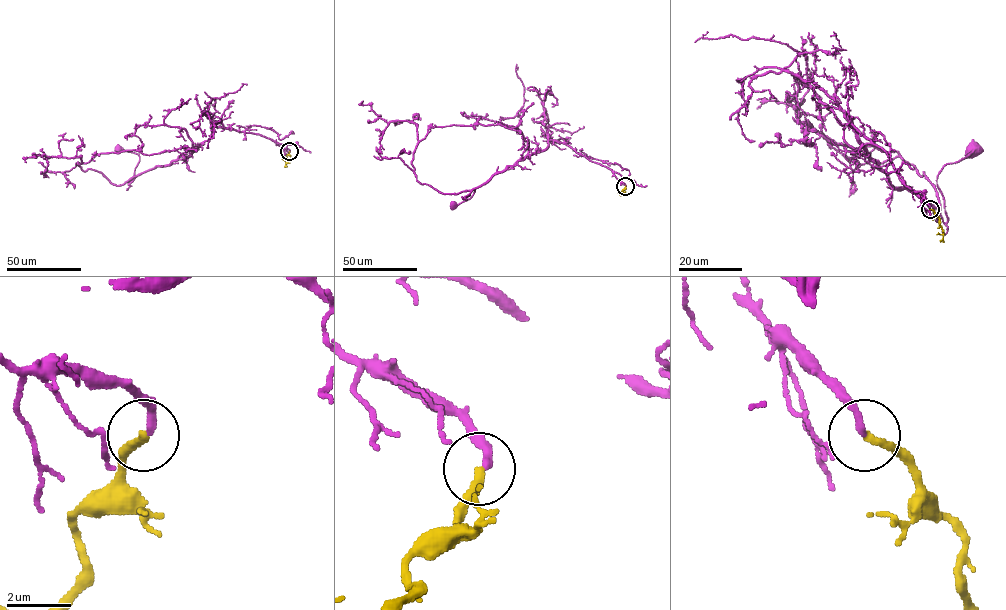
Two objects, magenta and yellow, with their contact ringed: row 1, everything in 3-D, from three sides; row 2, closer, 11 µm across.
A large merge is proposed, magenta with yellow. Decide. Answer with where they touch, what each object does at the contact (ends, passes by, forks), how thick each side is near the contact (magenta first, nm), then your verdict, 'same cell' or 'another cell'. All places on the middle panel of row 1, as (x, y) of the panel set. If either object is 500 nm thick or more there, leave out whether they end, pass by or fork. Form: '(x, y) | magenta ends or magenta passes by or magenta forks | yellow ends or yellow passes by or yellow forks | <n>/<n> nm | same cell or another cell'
(625, 186) | magenta ends | yellow ends | 220/280 nm | same cell

